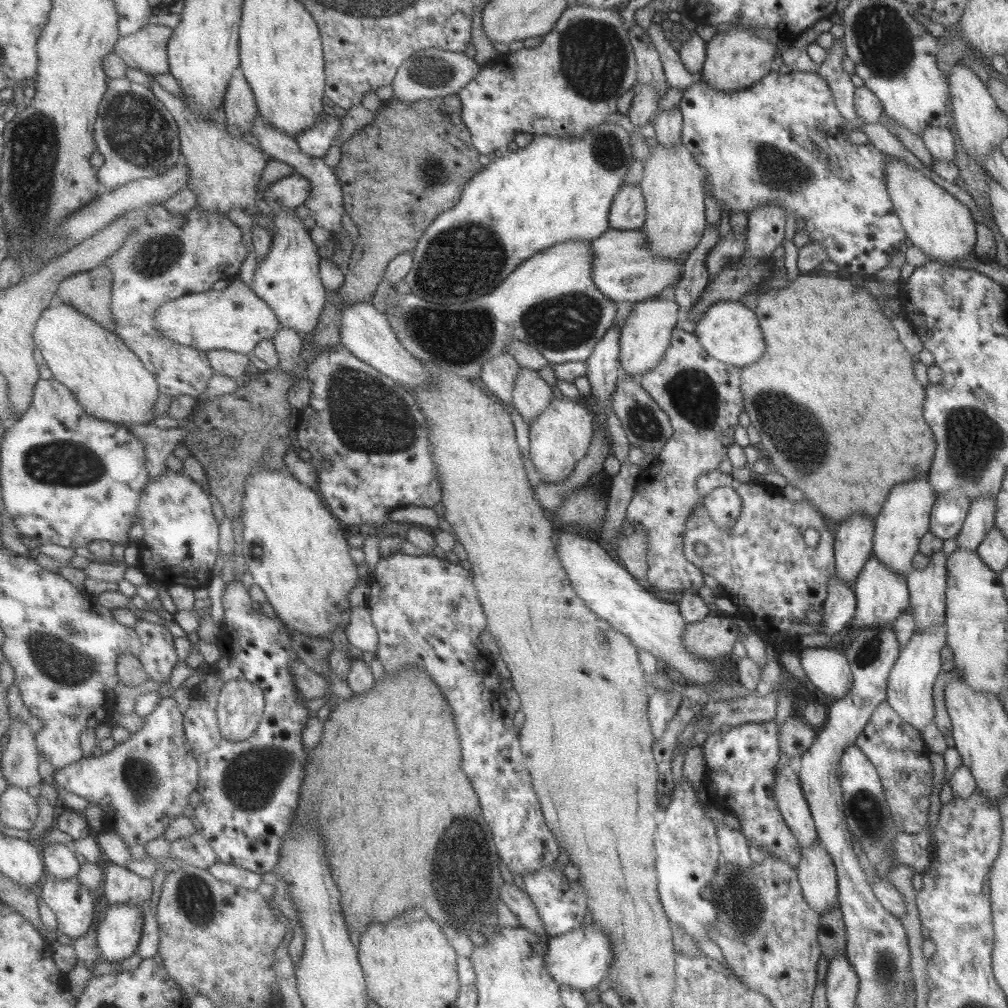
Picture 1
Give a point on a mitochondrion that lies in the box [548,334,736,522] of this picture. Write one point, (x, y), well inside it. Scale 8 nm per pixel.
(694, 394)

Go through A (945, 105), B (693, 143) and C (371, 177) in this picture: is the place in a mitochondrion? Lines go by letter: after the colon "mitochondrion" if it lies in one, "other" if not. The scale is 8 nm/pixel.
A: other
B: other
C: other

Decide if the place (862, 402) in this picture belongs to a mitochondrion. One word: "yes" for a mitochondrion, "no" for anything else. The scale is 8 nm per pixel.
no

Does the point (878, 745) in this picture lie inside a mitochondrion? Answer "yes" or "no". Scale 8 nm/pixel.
no

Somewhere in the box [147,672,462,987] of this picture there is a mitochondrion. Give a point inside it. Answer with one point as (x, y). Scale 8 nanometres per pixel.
(250, 780)

